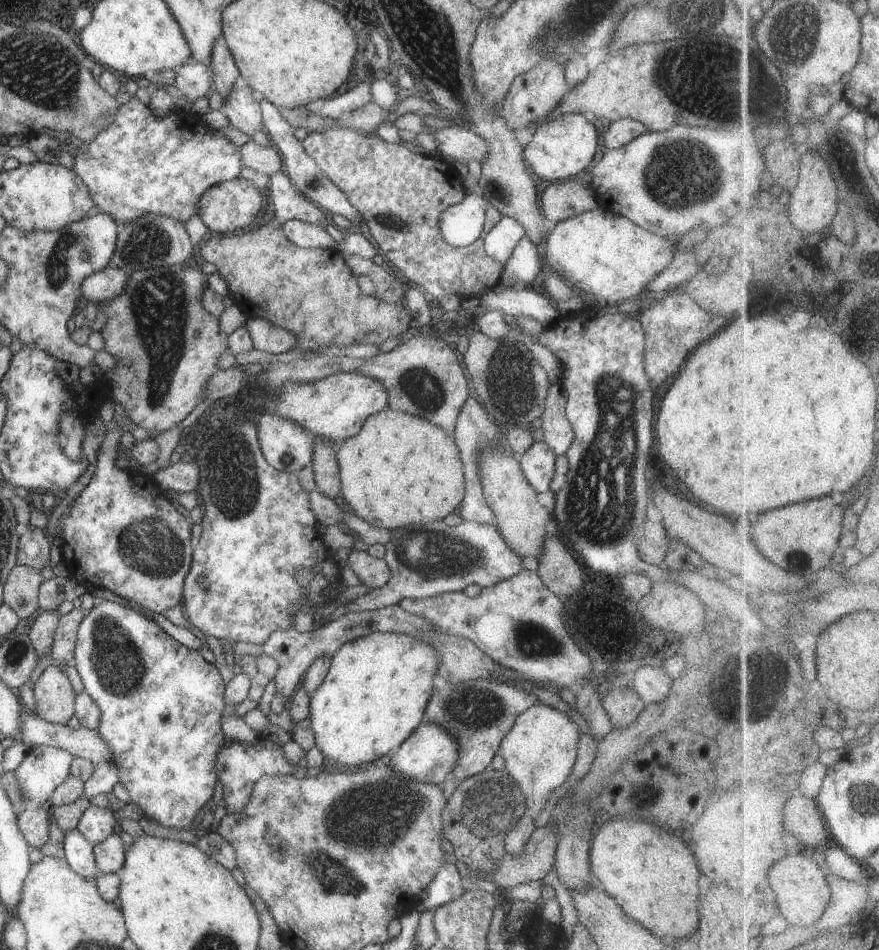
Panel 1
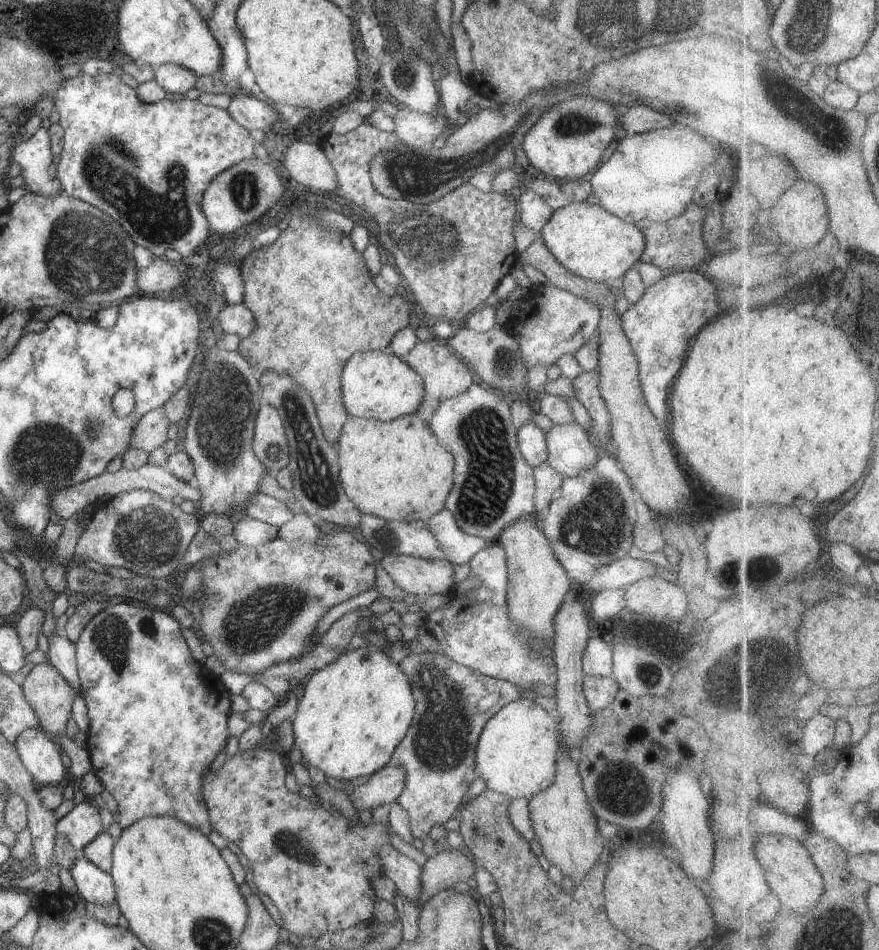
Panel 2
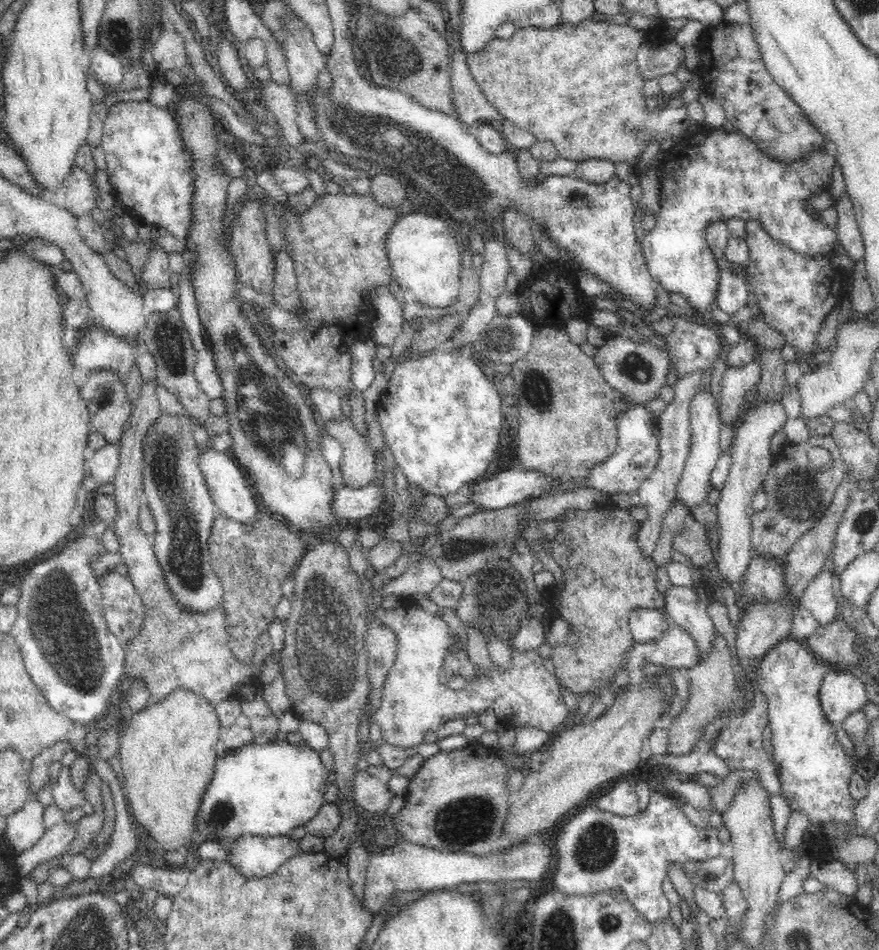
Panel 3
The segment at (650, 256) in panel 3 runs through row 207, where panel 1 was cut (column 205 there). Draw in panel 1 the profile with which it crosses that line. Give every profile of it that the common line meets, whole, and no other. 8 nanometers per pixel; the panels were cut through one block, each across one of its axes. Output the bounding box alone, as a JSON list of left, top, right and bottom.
[74,600,225,830]

